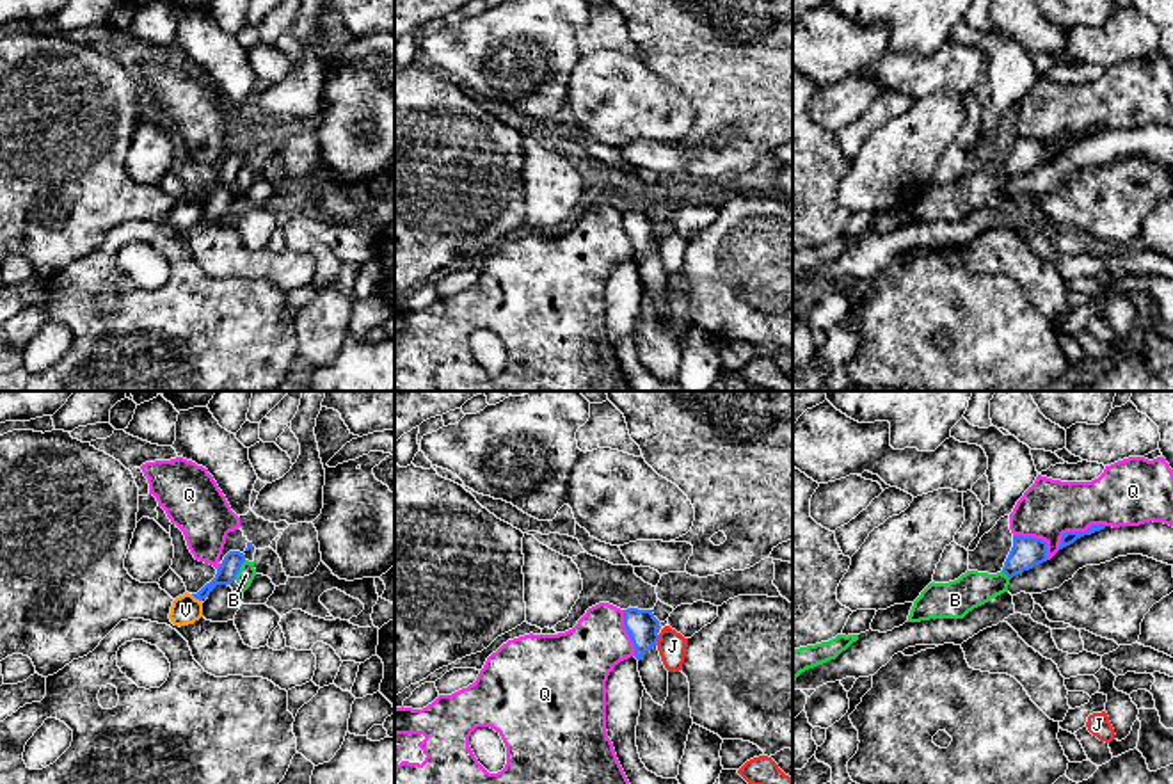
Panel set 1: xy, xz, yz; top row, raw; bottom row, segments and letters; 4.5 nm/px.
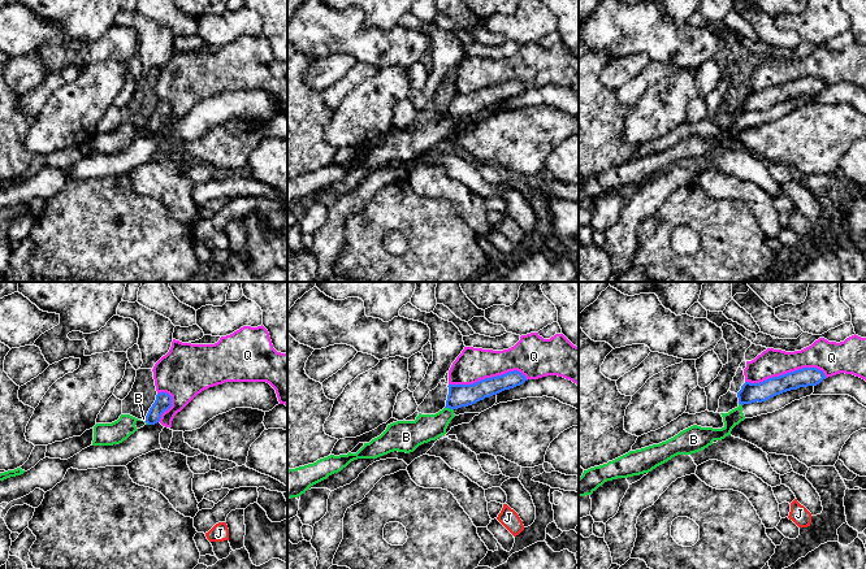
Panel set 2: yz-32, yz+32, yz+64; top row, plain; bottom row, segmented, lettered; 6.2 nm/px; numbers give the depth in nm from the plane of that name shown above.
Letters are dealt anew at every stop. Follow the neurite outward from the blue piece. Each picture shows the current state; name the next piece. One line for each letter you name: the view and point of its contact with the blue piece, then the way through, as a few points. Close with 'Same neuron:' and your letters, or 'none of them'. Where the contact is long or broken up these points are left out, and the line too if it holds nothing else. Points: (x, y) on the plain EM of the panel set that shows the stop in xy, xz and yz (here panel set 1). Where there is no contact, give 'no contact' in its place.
Same neuron: none of them

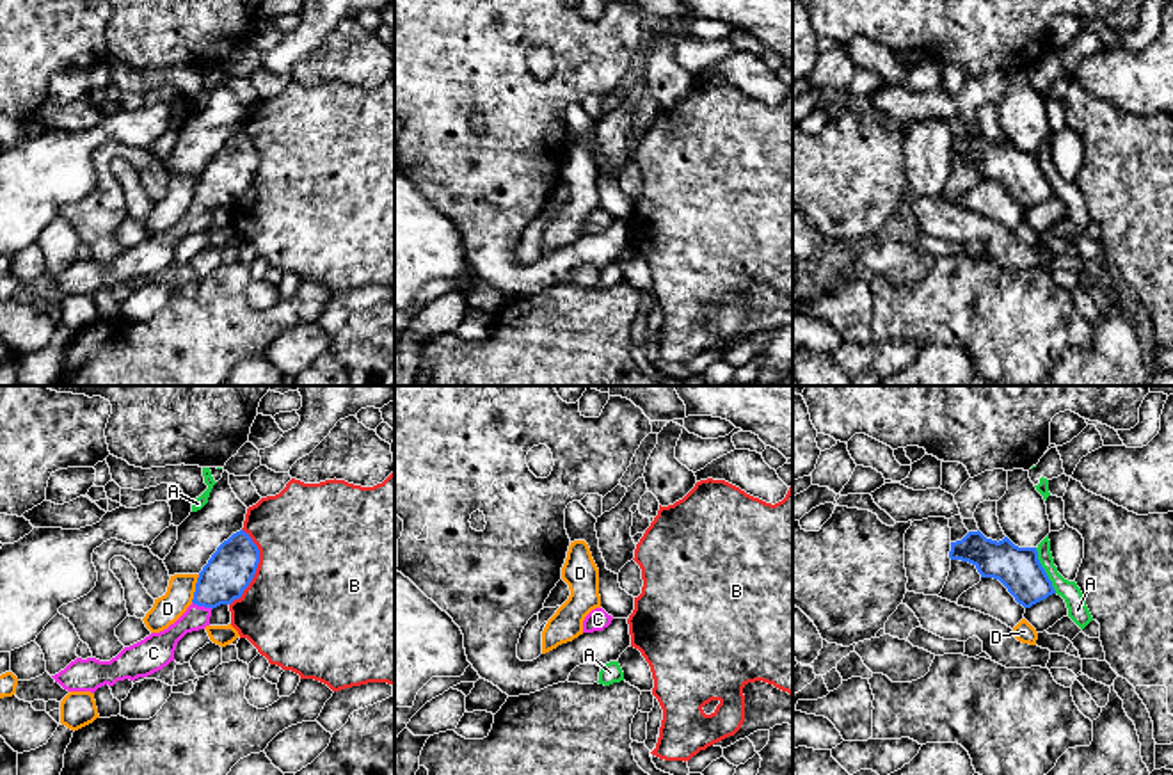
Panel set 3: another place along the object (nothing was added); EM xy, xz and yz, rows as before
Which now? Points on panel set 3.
C: contact xy (203, 207); way xy (231, 169), (203, 207), (196, 219)
Same neuron: C

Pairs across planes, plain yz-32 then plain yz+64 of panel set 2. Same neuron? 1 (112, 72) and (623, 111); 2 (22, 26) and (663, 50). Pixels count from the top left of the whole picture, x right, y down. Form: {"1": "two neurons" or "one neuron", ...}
{"1": "two neurons", "2": "one neuron"}

